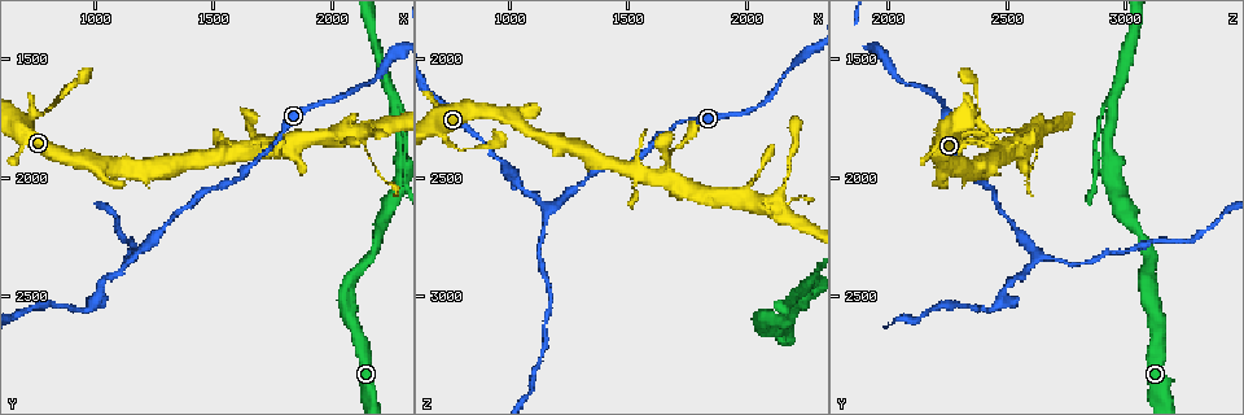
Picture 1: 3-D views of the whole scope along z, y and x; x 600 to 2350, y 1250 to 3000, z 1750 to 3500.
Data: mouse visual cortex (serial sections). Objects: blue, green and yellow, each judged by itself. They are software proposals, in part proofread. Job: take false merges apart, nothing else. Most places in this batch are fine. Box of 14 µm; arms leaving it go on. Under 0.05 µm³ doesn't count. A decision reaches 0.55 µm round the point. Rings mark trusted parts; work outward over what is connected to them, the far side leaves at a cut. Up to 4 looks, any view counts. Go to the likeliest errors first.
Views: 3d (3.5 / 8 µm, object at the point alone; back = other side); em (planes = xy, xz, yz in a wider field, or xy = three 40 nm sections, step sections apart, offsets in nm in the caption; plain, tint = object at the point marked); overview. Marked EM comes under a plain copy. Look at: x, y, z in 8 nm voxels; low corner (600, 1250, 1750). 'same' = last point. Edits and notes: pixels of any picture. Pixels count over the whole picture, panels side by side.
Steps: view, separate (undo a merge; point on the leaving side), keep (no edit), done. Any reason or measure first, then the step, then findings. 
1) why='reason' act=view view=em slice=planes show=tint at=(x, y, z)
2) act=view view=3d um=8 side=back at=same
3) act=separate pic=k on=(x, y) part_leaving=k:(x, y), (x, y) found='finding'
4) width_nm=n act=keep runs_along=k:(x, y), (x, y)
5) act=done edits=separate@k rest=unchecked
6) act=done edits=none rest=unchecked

why='three-way junction' act=view view=3d um=3.5 at=(2260, 1670, 2940)

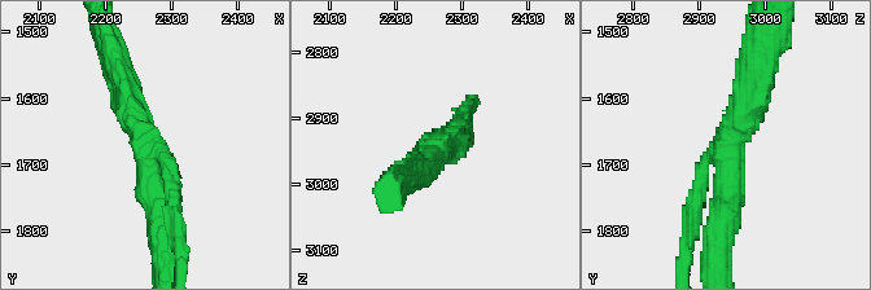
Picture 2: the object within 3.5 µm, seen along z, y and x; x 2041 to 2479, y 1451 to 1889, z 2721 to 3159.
act=view view=em slice=xy step=1 show=tint at=(2265, 1690, 2945)

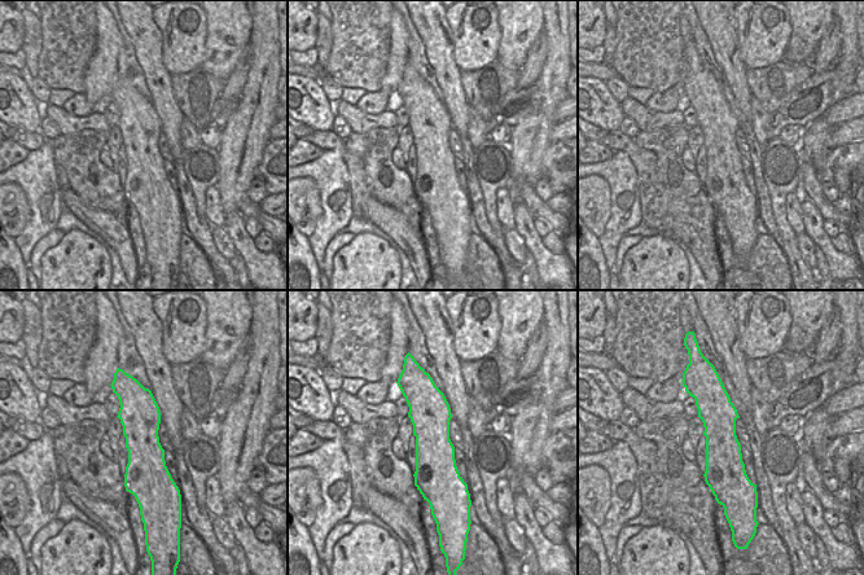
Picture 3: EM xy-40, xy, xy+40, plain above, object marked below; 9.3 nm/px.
arm_widths_nm=200,350,350 act=keep runs_along=3:(425, 380), (441, 491) found='all the same cell'

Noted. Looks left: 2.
why='three arms meet' act=view view=3d um=3.5 at=(1190, 2320, 2620)

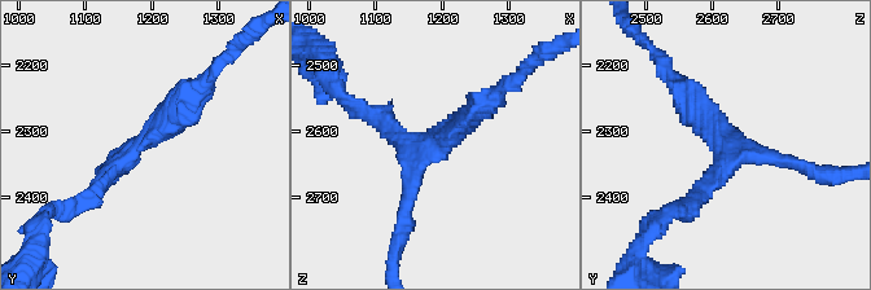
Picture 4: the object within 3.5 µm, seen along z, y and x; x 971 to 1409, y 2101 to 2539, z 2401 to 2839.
arms=3 arm_widths_nm=200,200,300 why='need the tissue' act=view view=em slice=xy step=3 show=tint at=(1180, 2310, 2625)

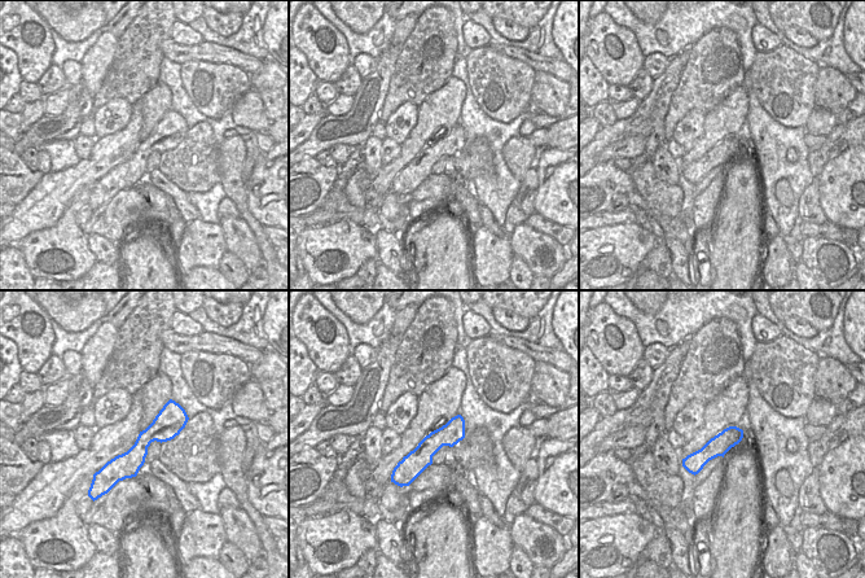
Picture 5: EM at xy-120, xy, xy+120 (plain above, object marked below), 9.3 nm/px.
act=keep runs_along=5:(181, 412), (109, 477) found='one cell here'

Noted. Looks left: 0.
act=done edits=none rest=unchecked

